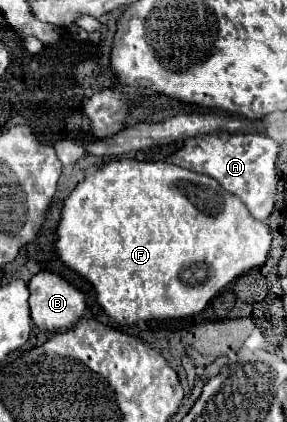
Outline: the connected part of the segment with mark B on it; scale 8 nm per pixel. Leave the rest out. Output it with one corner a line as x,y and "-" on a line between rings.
41,271
41,273
33,275
29,281
29,293
31,293
31,297
29,297
31,319
39,329
43,329
47,333
71,329
85,311
85,295
55,273

